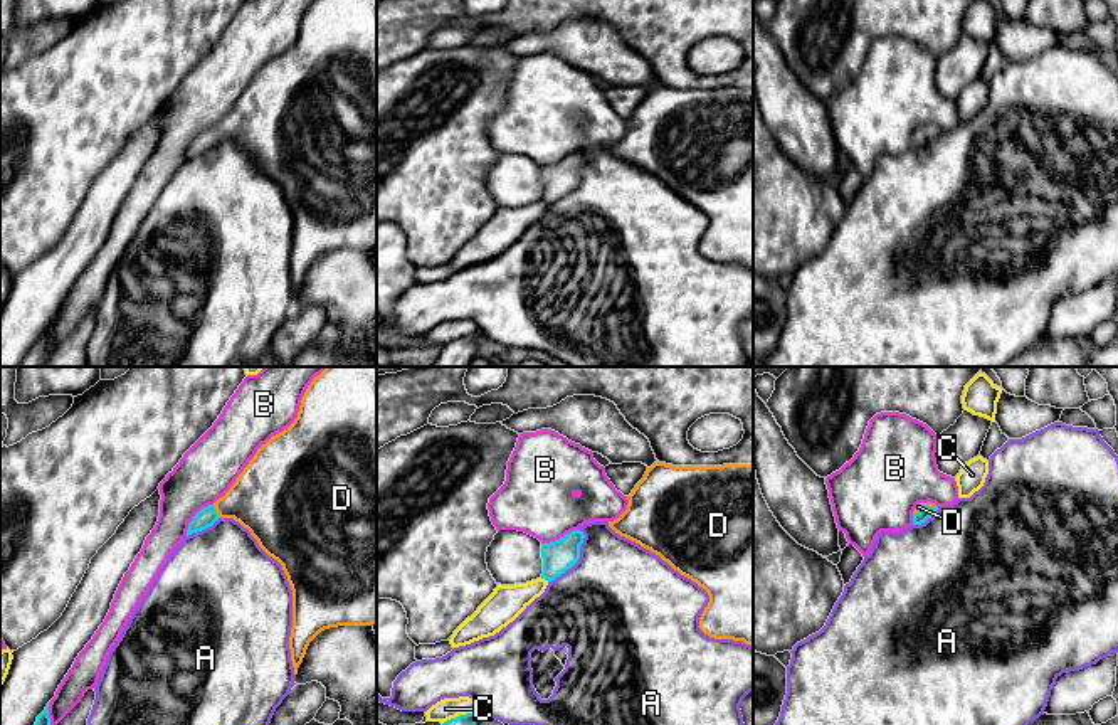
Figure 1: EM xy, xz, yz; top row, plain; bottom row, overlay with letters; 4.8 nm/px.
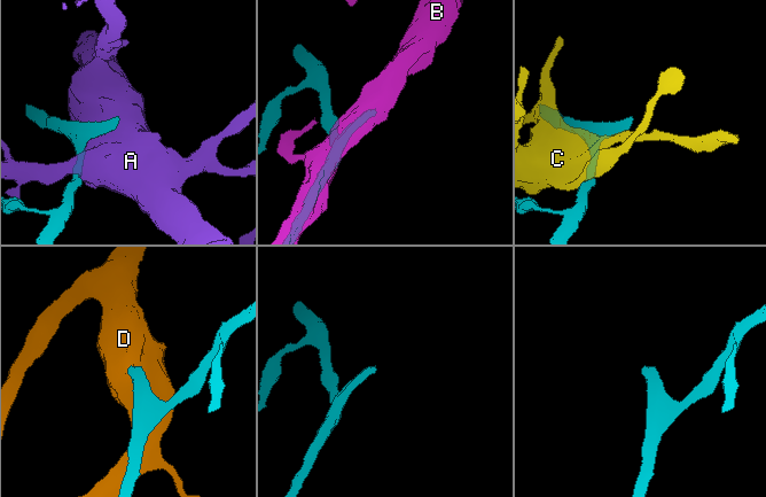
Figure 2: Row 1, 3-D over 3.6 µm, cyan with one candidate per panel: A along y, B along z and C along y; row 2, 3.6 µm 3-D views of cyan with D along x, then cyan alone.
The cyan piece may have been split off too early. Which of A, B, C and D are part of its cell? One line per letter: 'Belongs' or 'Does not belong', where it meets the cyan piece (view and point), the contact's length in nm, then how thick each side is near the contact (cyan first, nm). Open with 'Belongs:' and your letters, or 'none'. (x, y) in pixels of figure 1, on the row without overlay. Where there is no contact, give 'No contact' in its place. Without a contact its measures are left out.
Belongs: D
A: Does not belong. Touches cyan at xz (577, 184). Shared border 300 nm. Thickness 150 nm (cyan) against 500 nm
B: Does not belong. Touches cyan at xy (194, 140). Shared border 200 nm. Thickness 90 nm (cyan) against 280 nm
C: Does not belong. Touches cyan at xz (459, 338). Shared border 190 nm. Thickness 150 nm (cyan) against 100 nm
D: Belongs. Touches cyan at xy (216, 135). Shared border 80 nm. Thickness 90 nm (cyan) against 340 nm

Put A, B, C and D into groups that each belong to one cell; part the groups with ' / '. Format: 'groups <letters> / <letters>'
groups A / B / C / D

